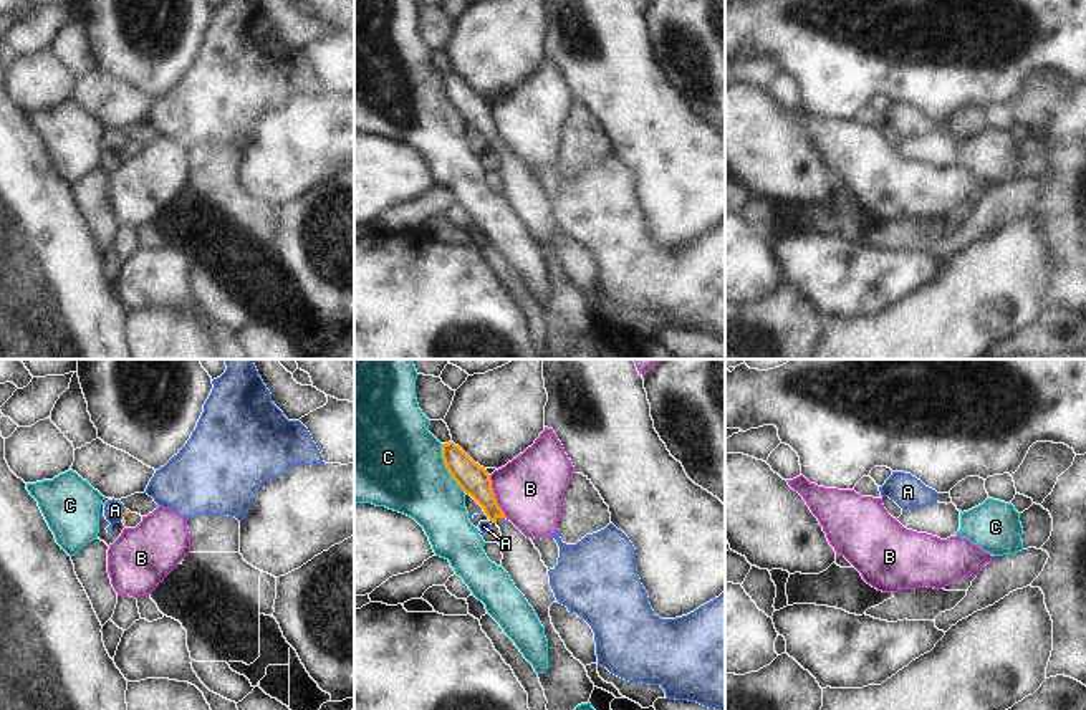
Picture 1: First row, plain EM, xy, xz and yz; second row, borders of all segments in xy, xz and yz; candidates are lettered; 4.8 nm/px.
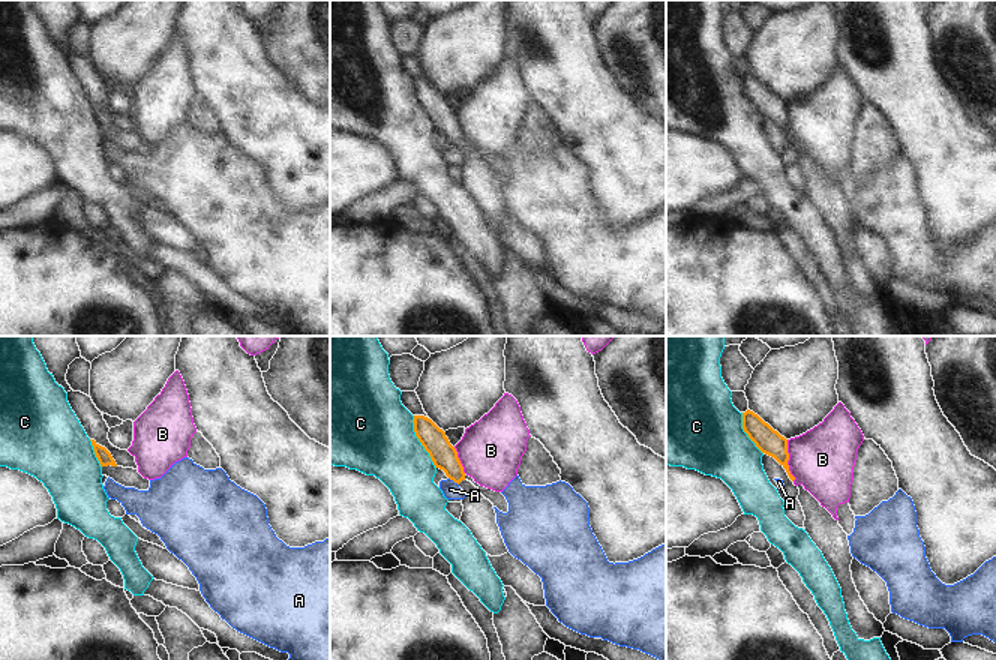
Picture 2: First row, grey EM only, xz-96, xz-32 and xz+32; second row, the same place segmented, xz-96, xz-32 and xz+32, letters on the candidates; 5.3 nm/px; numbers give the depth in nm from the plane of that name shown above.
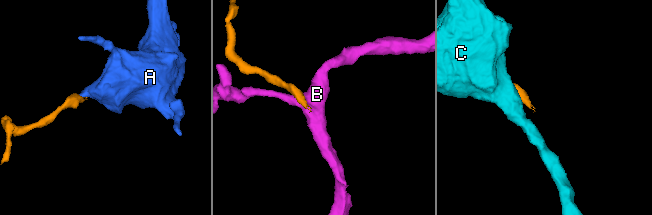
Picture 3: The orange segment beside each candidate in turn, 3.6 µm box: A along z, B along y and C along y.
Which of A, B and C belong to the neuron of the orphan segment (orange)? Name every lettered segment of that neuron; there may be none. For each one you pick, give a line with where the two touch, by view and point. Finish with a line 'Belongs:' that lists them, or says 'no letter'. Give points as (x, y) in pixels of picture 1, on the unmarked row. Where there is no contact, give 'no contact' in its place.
Belongs: no letter

